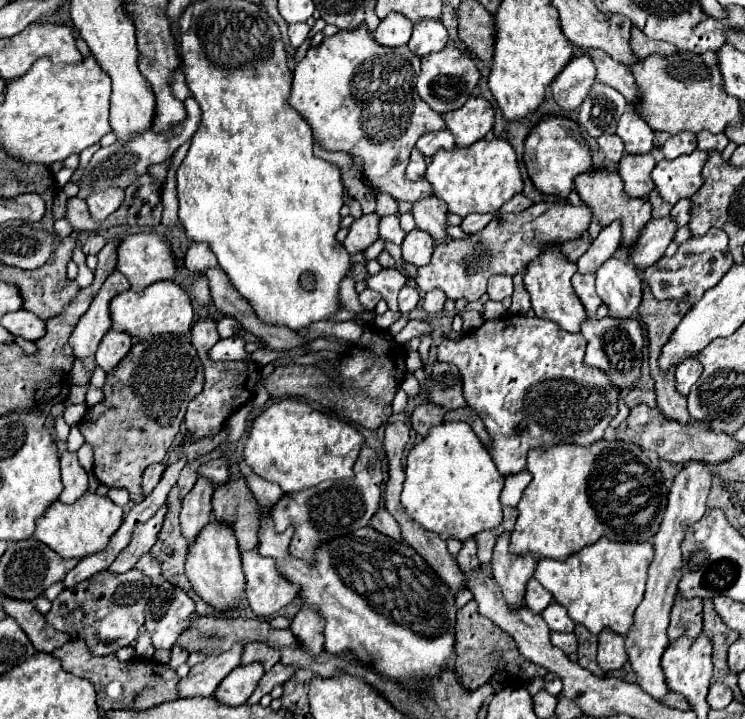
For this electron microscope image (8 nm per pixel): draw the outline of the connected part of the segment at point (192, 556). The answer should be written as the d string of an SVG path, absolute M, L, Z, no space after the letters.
M216 522L204 528L204 532L200 534L200 540L196 540L196 544L192 544L188 550L186 576L192 582L194 592L216 612L228 612L228 610L240 608L246 580L242 572L240 552L236 548L236 538L232 536L232 532L228 532L228 528Z

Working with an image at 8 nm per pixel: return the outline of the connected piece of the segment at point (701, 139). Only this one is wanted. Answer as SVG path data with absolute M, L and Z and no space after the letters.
M698 132L698 148L708 152L708 150L724 150L728 144L728 138L720 132L720 134L712 134L712 132Z

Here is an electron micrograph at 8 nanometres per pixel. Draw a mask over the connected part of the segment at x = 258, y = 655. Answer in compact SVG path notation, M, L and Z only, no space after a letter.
M248 644L240 664L250 664L250 662L260 662L268 672L278 662L278 652L274 648L268 648L266 644Z

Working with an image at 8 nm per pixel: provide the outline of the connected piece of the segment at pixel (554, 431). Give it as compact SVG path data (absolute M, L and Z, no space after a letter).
M506 314L464 334L460 340L444 340L438 346L438 360L458 366L462 374L462 390L466 404L482 418L490 436L490 456L502 476L518 474L526 468L530 448L548 448L554 444L592 444L604 436L608 422L616 416L618 390L604 372L582 364L586 340L582 334L568 334L550 320Z

